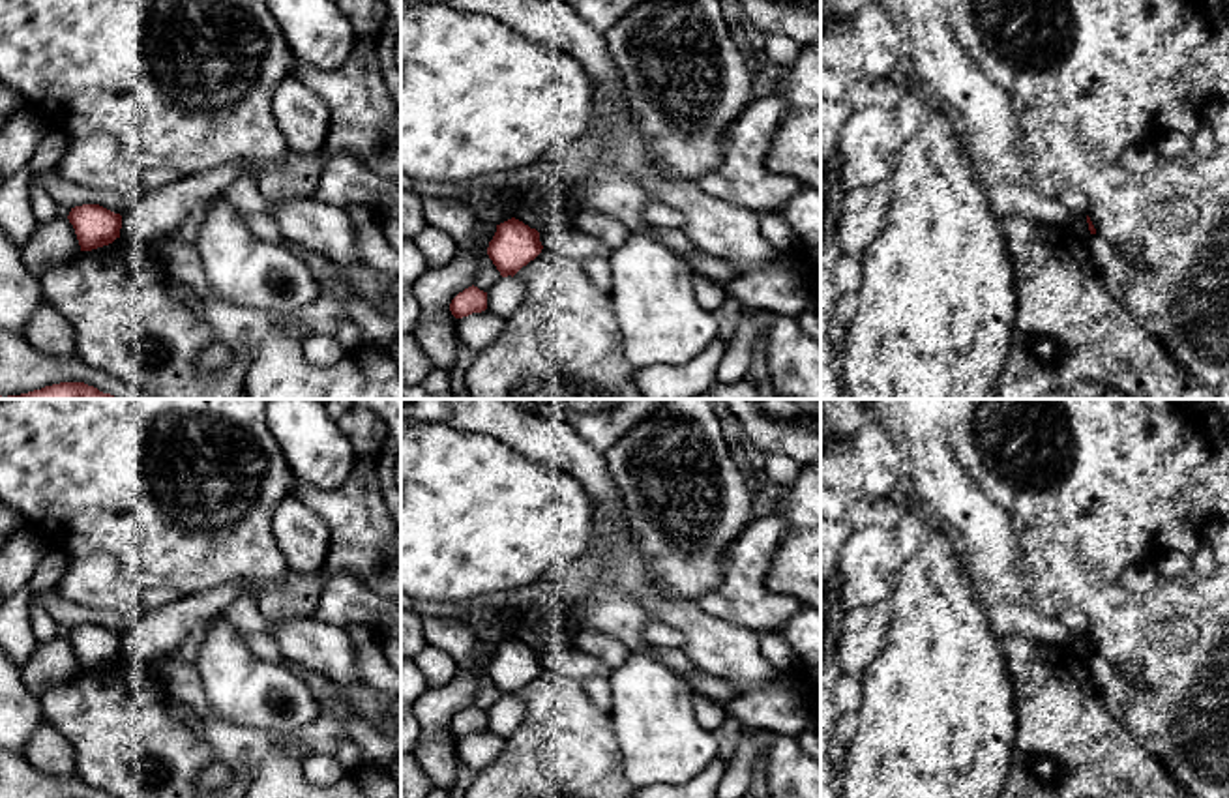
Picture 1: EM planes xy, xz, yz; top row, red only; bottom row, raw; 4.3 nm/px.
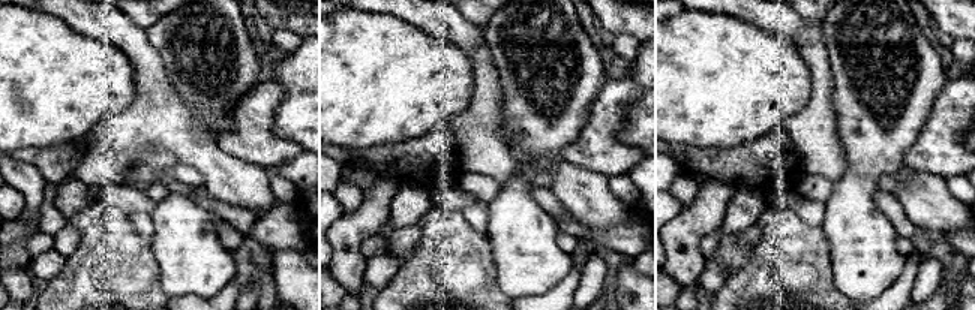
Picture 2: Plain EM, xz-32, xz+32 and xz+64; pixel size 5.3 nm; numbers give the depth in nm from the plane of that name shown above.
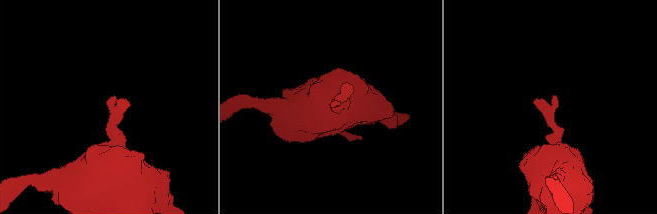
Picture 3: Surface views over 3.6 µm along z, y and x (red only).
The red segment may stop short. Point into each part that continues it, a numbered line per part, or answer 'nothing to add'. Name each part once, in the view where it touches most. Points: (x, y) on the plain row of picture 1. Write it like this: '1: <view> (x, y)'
nothing to add

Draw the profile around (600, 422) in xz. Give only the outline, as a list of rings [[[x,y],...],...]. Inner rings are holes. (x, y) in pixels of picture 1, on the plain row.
[[[506,399],[538,418],[568,421],[596,450],[609,450],[665,399]]]

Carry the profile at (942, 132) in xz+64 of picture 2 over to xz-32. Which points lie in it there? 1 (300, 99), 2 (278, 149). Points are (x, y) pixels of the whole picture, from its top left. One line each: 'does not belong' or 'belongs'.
1: does not belong
2: belongs

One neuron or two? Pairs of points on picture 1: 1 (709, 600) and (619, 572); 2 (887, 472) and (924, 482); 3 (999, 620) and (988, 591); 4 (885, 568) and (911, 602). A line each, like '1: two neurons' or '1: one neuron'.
1: two neurons
2: two neurons
3: one neuron
4: two neurons

